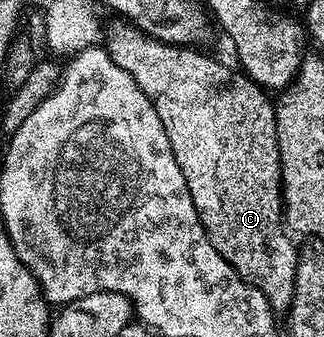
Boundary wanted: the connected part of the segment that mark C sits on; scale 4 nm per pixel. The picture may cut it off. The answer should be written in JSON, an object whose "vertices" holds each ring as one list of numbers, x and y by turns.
{"vertices":[[108,21,105,26,107,55,117,68,125,68,125,72,133,76,137,88,141,88,141,92,145,92,147,99,155,105,165,136,169,136,173,160,177,160,177,168,181,168,181,176,185,176,189,196,193,196,197,216,208,240,244,280,261,291,272,310,287,311,293,300,295,273,301,254,295,251,292,235,283,221,283,181,272,99,267,99,270,97,263,87,247,77,242,69,226,66,202,54,199,48,158,42,129,22,118,21]]}

